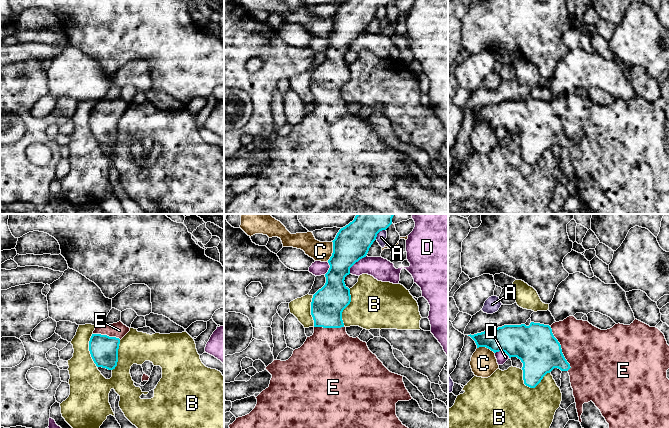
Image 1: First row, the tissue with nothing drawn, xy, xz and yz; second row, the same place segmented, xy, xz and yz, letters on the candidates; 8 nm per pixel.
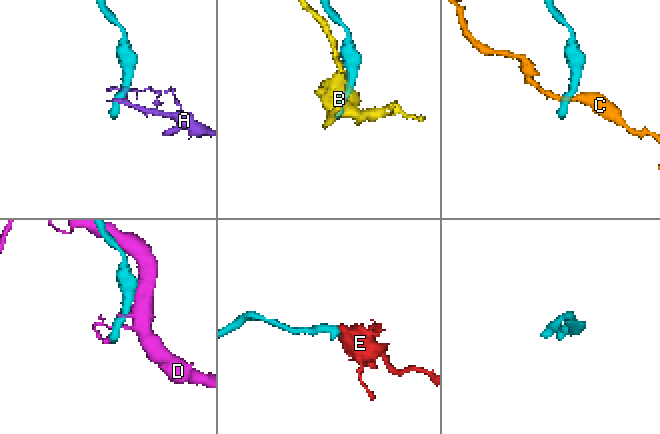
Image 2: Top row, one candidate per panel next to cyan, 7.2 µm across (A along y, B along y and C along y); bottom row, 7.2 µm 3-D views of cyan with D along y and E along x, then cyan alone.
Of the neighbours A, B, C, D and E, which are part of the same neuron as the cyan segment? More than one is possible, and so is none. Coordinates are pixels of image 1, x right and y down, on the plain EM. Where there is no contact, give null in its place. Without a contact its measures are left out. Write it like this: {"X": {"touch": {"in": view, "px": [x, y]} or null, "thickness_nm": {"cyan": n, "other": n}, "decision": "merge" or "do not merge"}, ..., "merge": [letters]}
{"A": {"touch": {"in": "xz", "px": [378, 8]}, "thickness_nm": {"cyan": 280, "other": 80}, "decision": "do not merge"}, "B": {"touch": {"in": "yz", "px": [536, 161]}, "thickness_nm": {"cyan": 300, "other": 440}, "decision": "do not merge"}, "C": {"touch": {"in": "xz", "px": [333, 27]}, "thickness_nm": {"cyan": 280, "other": 160}, "decision": "do not merge"}, "D": {"touch": {"in": "xz", "px": [355, 38]}, "thickness_nm": {"cyan": 280, "other": 180}, "decision": "do not merge"}, "E": {"touch": {"in": "yz", "px": [560, 124]}, "thickness_nm": {"cyan": 340, "other": 400}, "decision": "merge"}, "merge": ["E"]}

